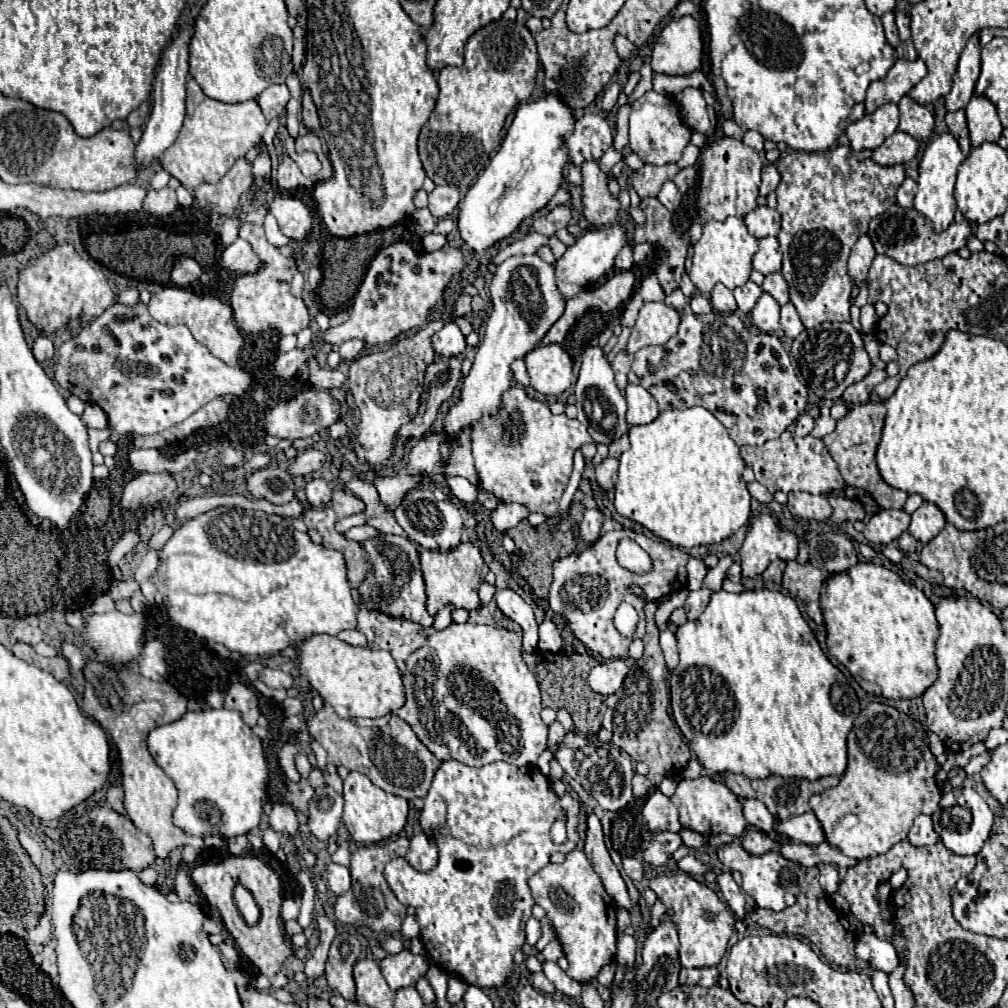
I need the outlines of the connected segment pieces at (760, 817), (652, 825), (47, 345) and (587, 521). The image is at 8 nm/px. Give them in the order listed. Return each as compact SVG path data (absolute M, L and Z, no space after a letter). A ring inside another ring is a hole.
M739 798L739 800L741 800L741 806L743 806L745 820L747 820L751 826L755 826L755 828L759 828L759 830L771 834L771 830L775 828L775 822L777 822L777 820L775 820L775 816L771 816L771 812L763 806L763 802L753 800L753 798Z
M655 790L647 798L641 814L643 814L643 822L653 832L665 832L665 830L667 832L679 832L681 830L675 804L667 796L663 796L659 790Z
M37 336L35 342L33 342L33 354L39 362L45 362L45 360L51 360L53 358L53 342L47 338L47 336Z
M585 510L583 520L579 524L579 536L585 544L595 544L599 540L599 532L601 532L601 524L603 524L603 514L601 510Z

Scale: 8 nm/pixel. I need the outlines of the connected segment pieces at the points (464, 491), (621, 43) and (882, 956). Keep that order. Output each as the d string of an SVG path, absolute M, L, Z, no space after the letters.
M447 478L451 492L465 504L473 504L477 500L477 486L473 486L465 478Z
M617 34L617 36L615 36L615 50L617 50L617 54L619 54L621 60L629 60L631 54L633 54L633 50L635 50L635 46L633 46L633 42L629 42L625 36Z
M863 934L857 940L857 948L855 948L857 956L861 960L865 960L873 970L883 970L885 974L893 972L899 966L899 958L895 948L891 946L891 942L877 938L875 934Z

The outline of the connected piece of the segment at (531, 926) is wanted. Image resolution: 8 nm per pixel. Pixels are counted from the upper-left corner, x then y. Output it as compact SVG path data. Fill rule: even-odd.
M529 918L525 932L527 932L527 944L535 946L535 942L541 938L541 924L539 924L539 920L537 918Z

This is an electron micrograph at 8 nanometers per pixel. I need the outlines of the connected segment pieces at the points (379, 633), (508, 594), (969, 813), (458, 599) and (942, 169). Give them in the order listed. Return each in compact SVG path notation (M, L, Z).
M359 604L359 632L363 632L369 640L369 648L391 652L397 668L405 670L405 660L411 652L423 646L425 636L423 628L415 622L407 622L401 618L391 618L387 614L371 612L363 604Z
M503 588L495 592L495 602L497 608L515 624L521 626L523 632L523 652L535 652L537 650L537 642L539 642L539 634L537 634L537 622L535 622L535 614L533 608L513 590Z
M963 788L961 792L943 794L941 808L939 812L933 814L933 826L949 850L953 850L959 856L967 856L967 854L975 856L979 854L981 846L989 838L989 832L993 826L993 812L989 810L987 802L975 790Z
M465 542L449 552L419 550L419 562L421 562L423 580L425 580L425 592L427 592L427 612L431 616L437 610L441 610L445 604L453 604L455 608L465 608L465 610L479 608L477 590L483 582L483 574L487 572L487 566L477 546L473 546L471 542Z
M943 132L931 140L931 144L927 146L927 150L923 152L923 158L919 162L915 210L933 222L935 232L943 232L953 222L953 216L957 210L955 198L953 198L953 188L955 188L955 180L957 180L957 170L963 164L963 160L965 160L965 156L961 154L957 140L949 132Z

